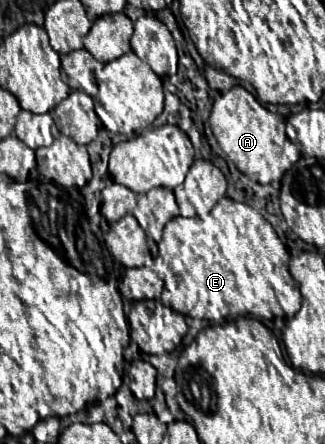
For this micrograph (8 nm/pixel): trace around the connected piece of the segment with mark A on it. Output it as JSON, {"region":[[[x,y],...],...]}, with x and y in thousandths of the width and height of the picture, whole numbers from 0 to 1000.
{"region":[[[720,194],[665,221],[646,257],[646,288],[689,347],[732,374],[732,383],[800,414],[862,405],[868,392],[923,356],[923,333],[880,306],[874,279],[855,275],[843,257],[745,194]]]}

